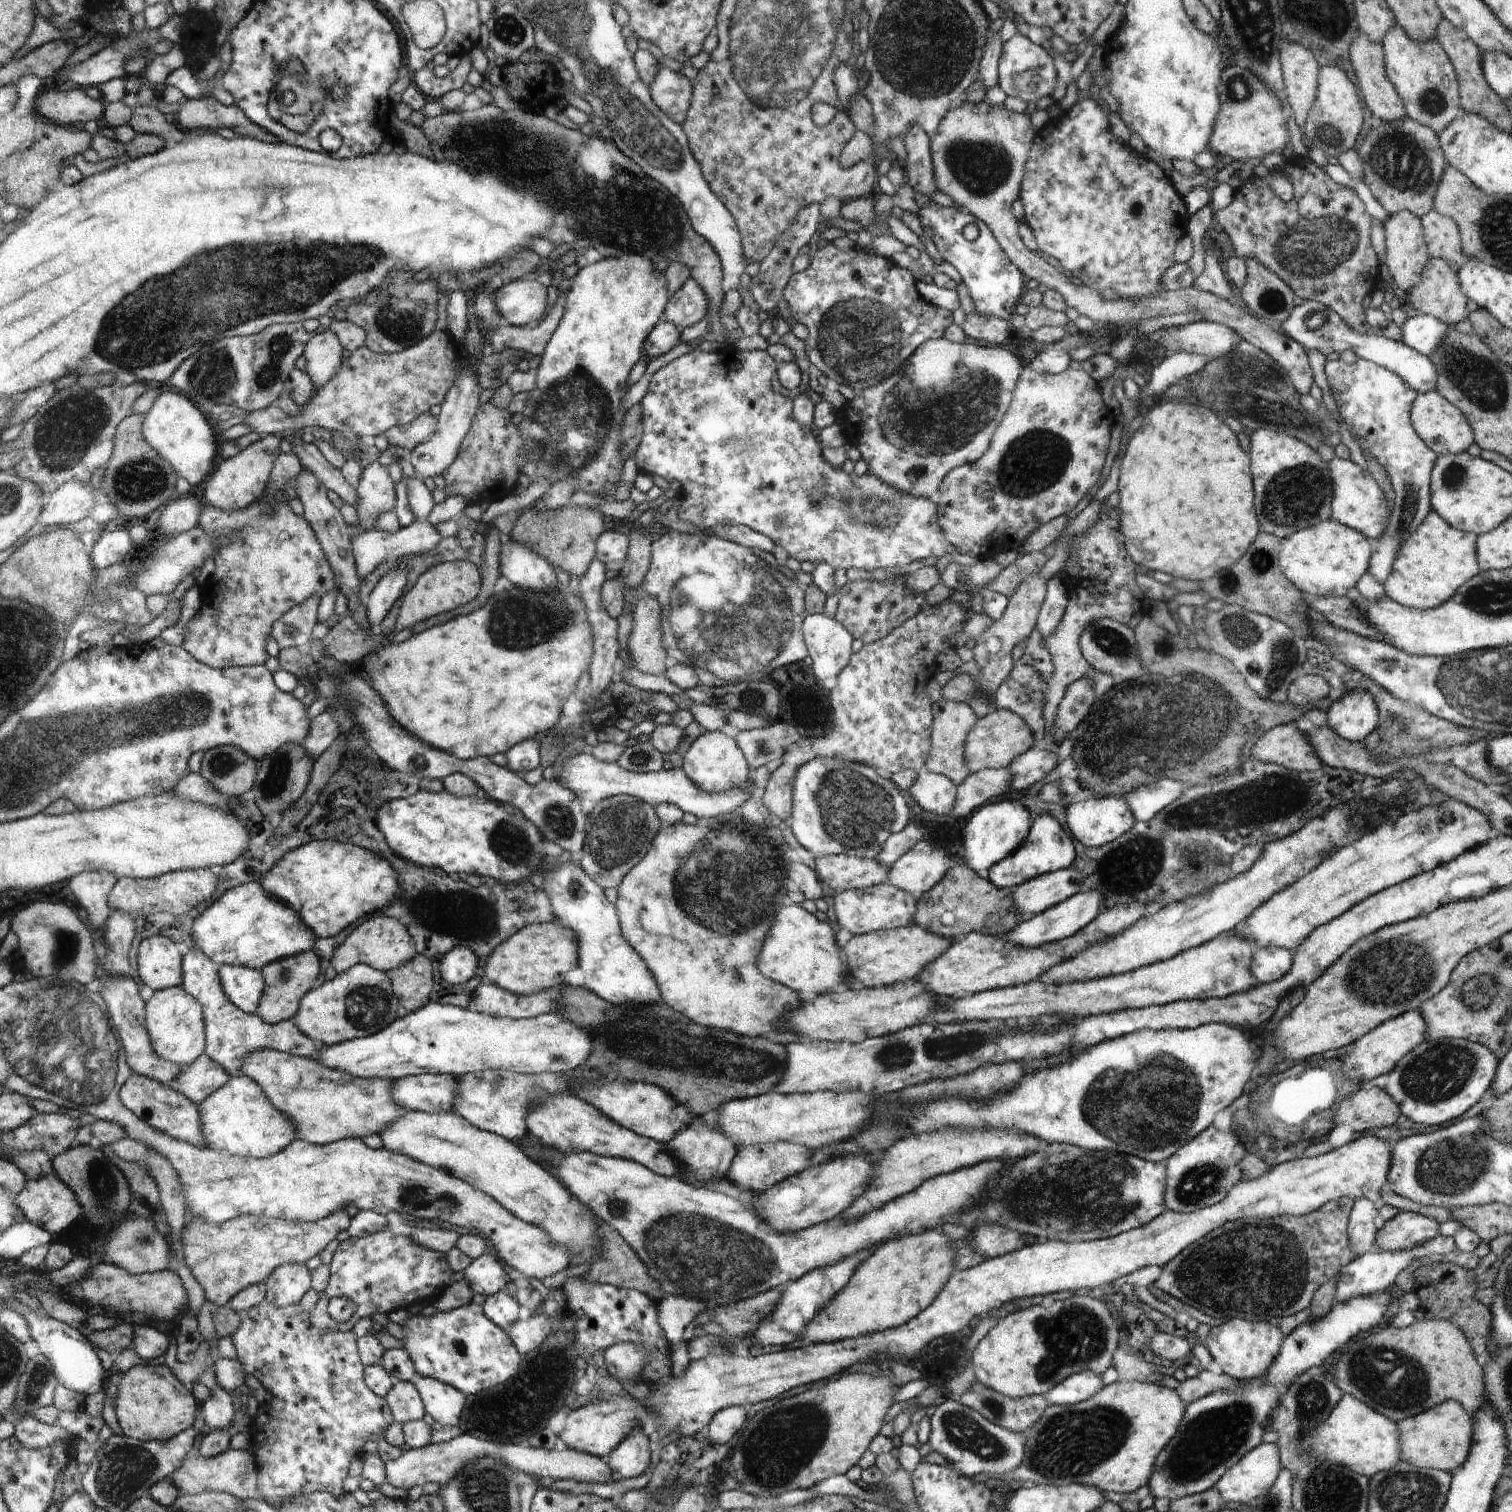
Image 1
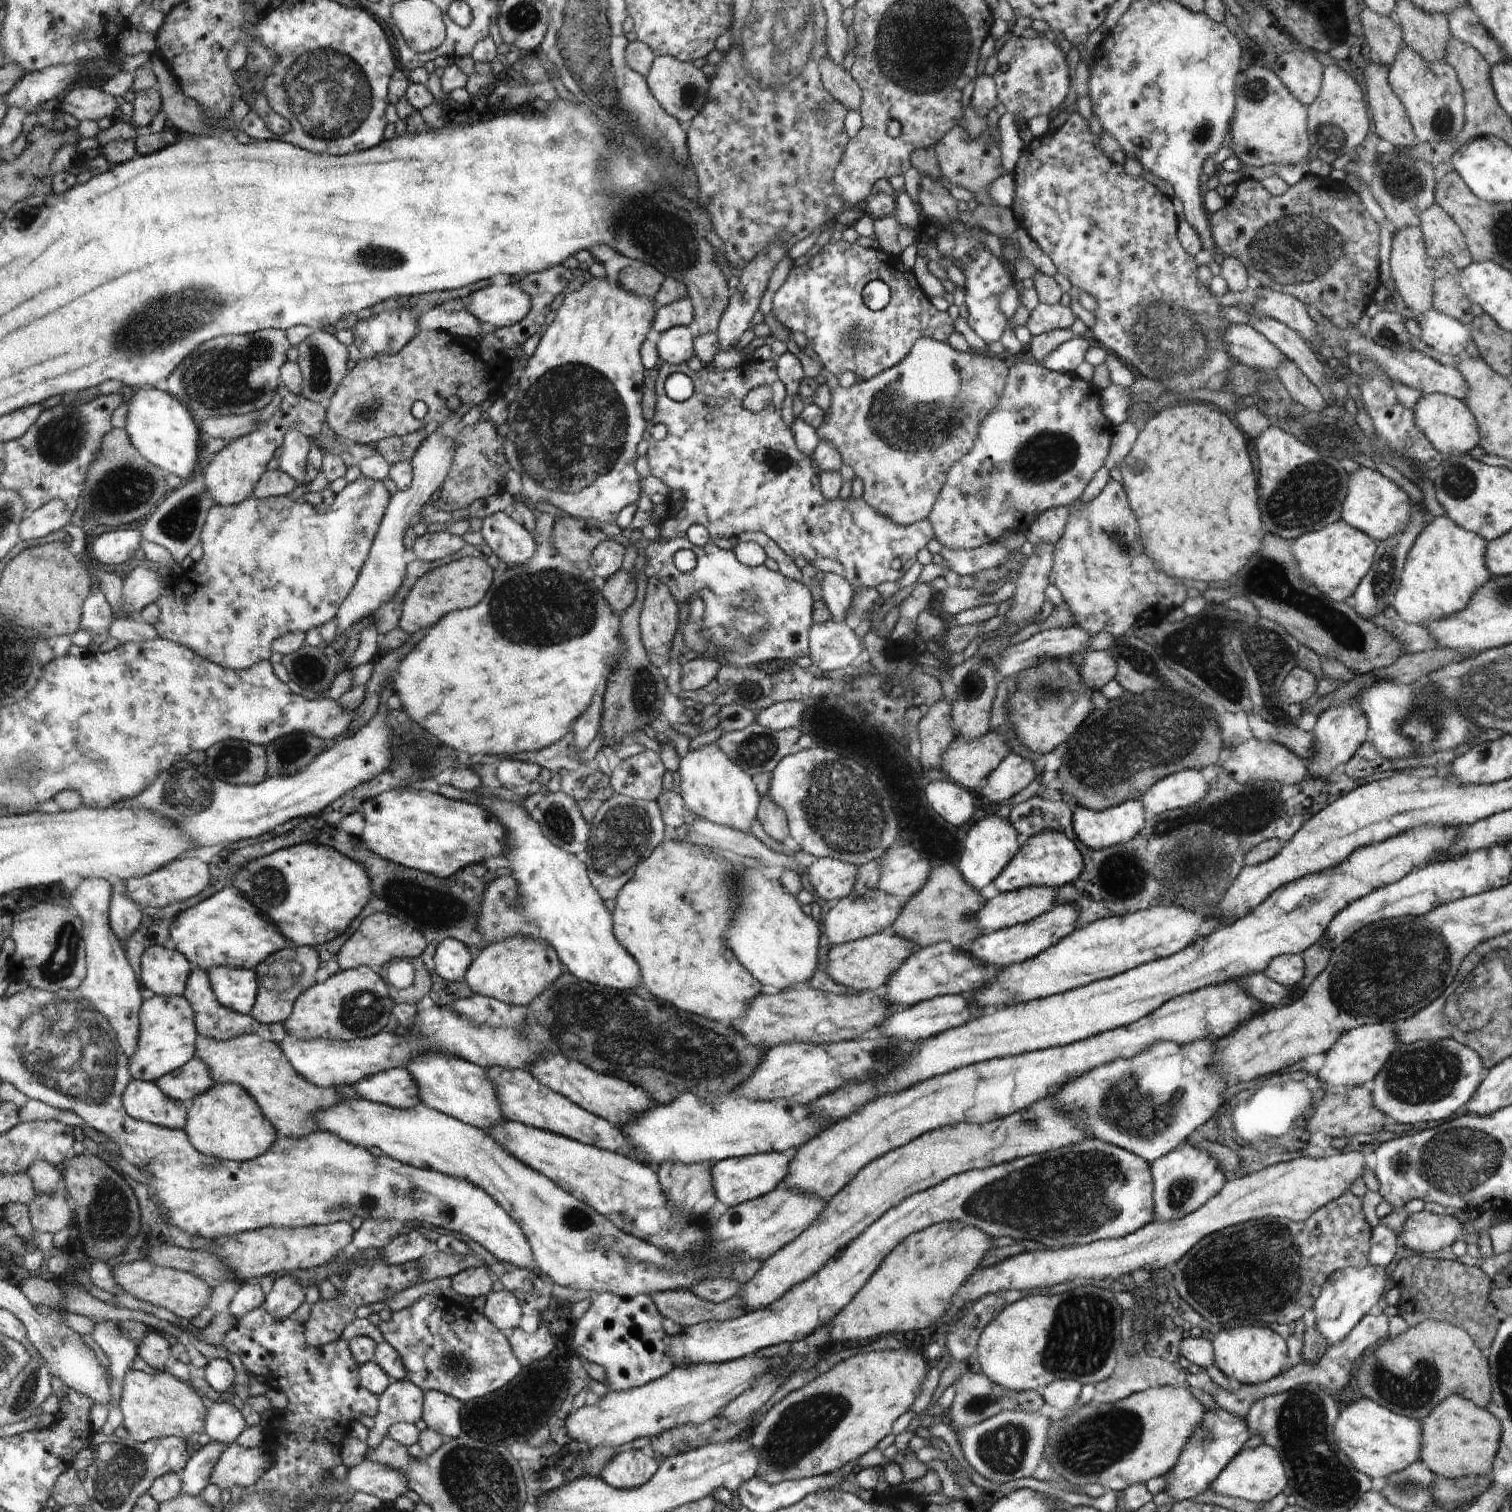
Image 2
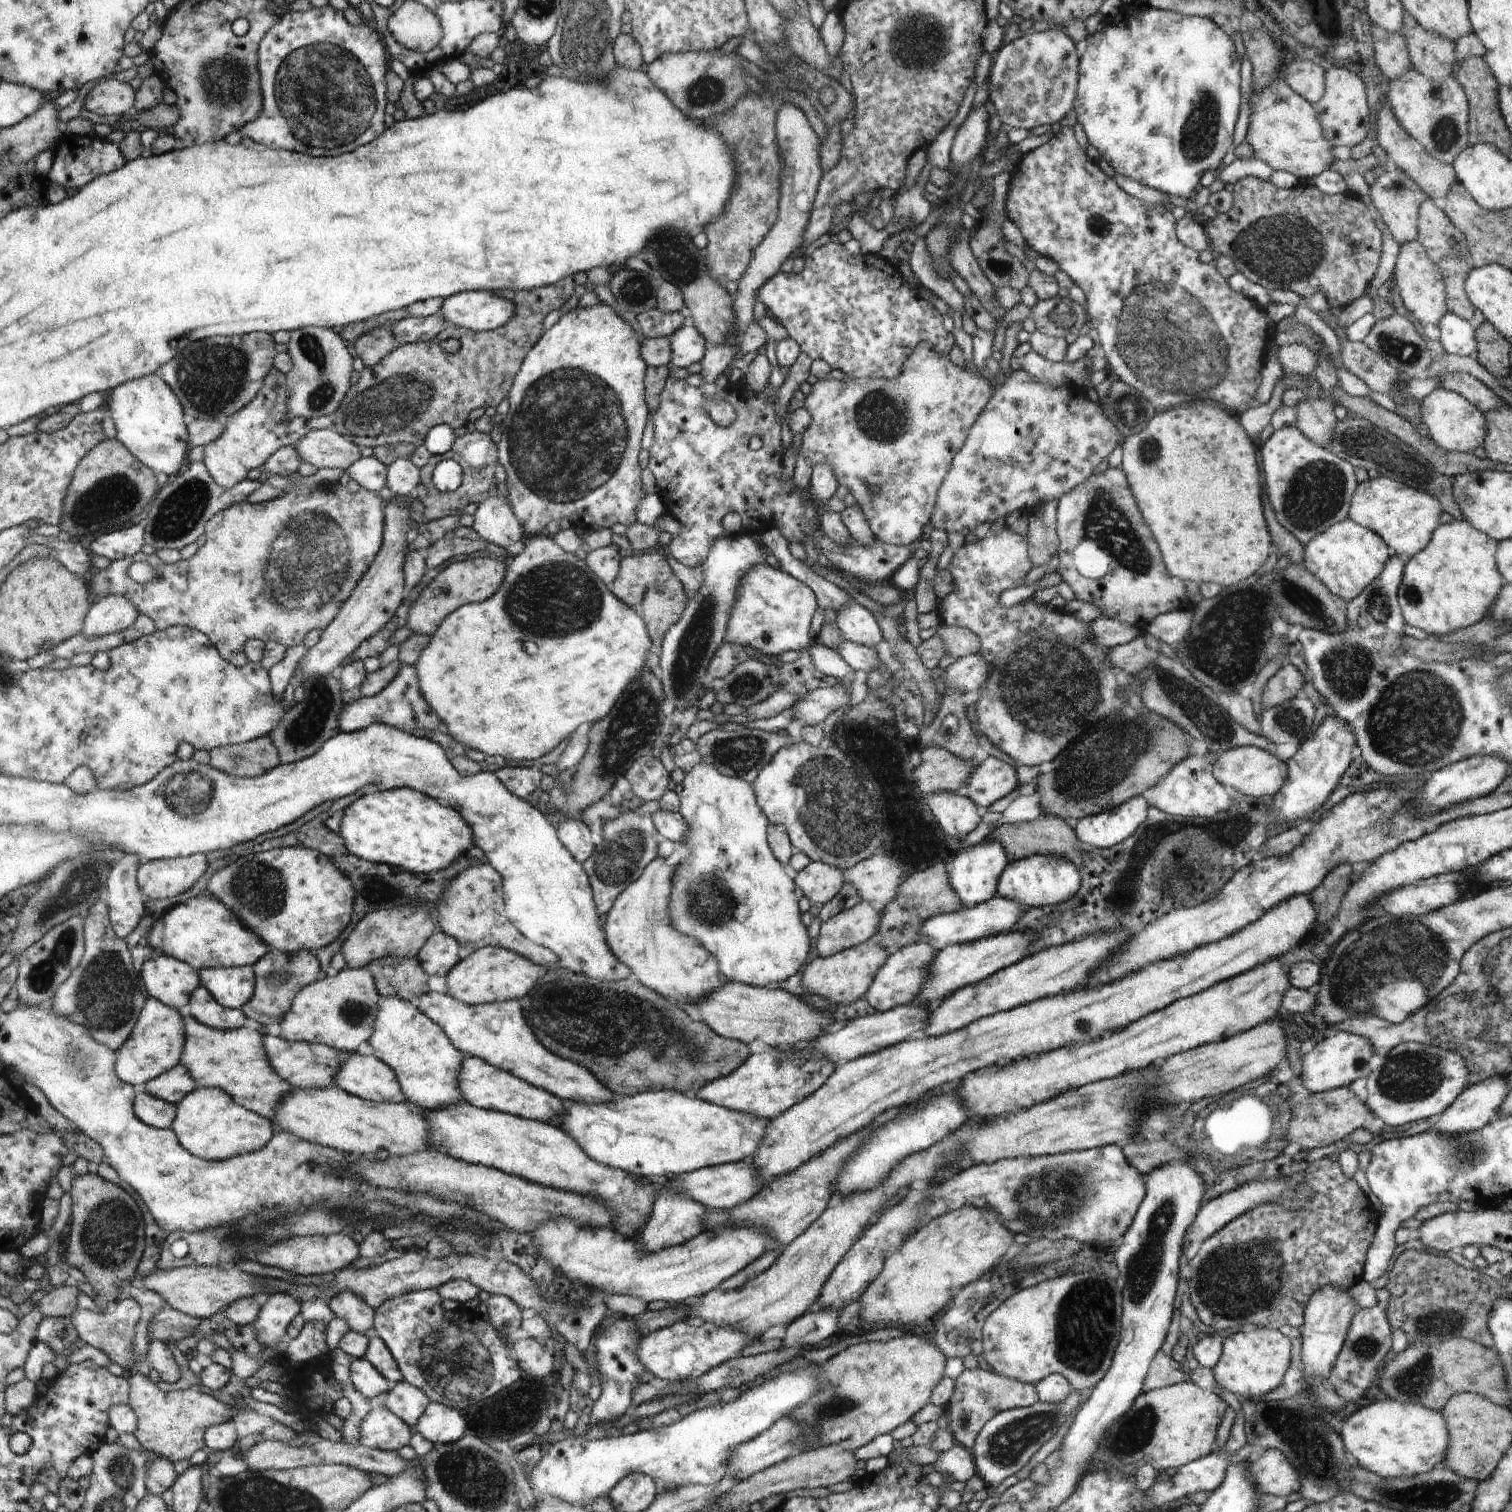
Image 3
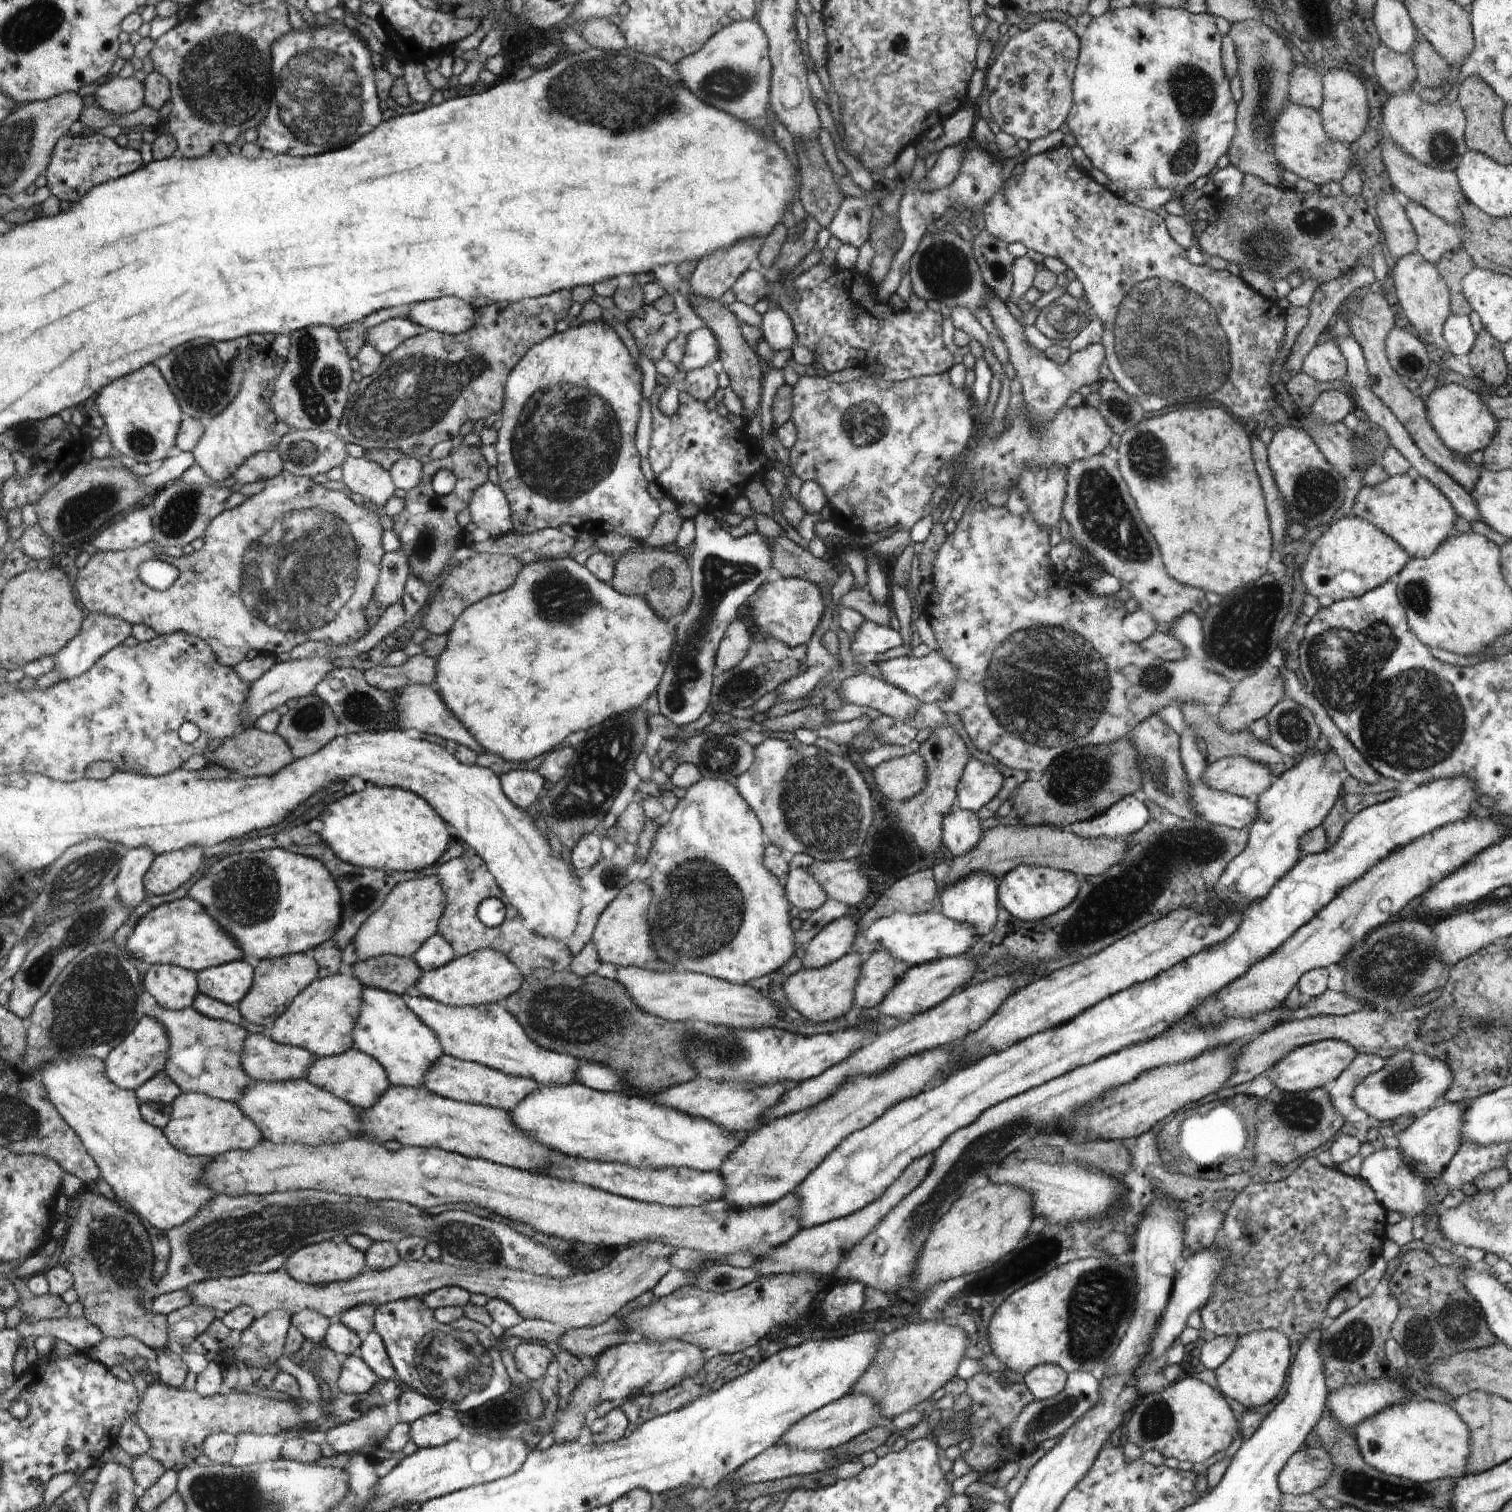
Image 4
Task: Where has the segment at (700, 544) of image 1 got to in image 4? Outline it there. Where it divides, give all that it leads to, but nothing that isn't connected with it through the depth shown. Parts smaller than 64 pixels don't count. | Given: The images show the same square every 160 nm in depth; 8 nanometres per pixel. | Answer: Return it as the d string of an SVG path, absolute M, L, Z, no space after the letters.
M782 577L767 583L765 587L760 587L749 605L752 620L759 630L759 635L764 638L772 637L789 647L806 644L808 638L816 630L824 612L820 588L812 581L796 577Z

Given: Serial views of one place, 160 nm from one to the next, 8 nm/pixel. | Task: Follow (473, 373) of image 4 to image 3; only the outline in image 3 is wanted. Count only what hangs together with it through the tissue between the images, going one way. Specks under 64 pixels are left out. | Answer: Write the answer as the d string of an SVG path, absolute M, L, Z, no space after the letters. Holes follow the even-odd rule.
M568 277L566 279L559 280L558 283L551 285L546 285L543 287L533 288L530 290L521 290L514 293L513 303L515 304L515 315L503 326L497 328L493 331L478 331L474 332L473 330L461 327L448 325L444 330L440 331L439 334L433 341L430 342L417 342L417 343L406 343L402 346L396 346L395 350L391 352L382 362L378 363L374 367L364 367L360 372L360 377L356 384L351 384L351 387L348 389L348 392L344 395L342 402L338 405L338 408L334 412L334 426L333 429L341 434L343 437L350 439L354 444L357 444L359 447L363 448L365 446L370 446L370 448L375 449L376 447L382 445L393 445L393 444L413 444L416 448L423 444L425 436L428 434L428 431L434 426L439 424L447 424L450 428L458 428L462 425L469 425L468 423L468 414L472 412L475 408L488 408L489 406L498 406L506 396L508 396L510 387L512 386L514 377L518 374L520 370L520 365L524 360L528 351L540 340L540 334L542 334L542 320L546 318L548 312L560 308L570 296L574 294L574 279ZM448 338L456 338L460 342L460 348L456 353L444 353L440 347L440 342L442 340L448 340Z

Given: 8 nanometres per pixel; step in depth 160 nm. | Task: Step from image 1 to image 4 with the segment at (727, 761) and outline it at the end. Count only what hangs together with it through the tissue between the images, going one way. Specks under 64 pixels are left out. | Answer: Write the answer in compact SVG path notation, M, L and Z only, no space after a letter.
M705 777L687 788L678 806L667 815L647 858L653 865L648 878L653 897L647 919L657 955L671 968L746 985L778 971L794 956L790 901L779 878L762 860L762 829L759 817L735 784Z

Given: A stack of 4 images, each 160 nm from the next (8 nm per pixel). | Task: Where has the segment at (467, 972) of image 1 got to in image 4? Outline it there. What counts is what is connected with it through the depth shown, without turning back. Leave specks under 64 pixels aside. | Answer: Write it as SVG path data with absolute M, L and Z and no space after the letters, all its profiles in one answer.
M436 932L412 958L423 972L431 971L450 963L454 959L454 949L440 933Z

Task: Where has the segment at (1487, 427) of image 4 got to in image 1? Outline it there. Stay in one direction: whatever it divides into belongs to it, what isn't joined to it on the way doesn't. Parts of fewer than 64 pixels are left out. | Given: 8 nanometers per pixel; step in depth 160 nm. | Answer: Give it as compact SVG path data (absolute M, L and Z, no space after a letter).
M1426 391L1418 393L1414 399L1410 418L1416 434L1428 445L1437 455L1458 454L1467 450L1475 442L1473 439L1473 430L1467 418L1450 404L1439 392Z

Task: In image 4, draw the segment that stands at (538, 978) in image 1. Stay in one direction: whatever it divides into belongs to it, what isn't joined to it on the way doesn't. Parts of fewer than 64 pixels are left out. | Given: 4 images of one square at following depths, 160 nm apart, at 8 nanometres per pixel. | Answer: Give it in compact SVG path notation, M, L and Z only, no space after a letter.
M480 949L452 959L447 965L423 972L412 993L440 1001L453 1007L480 1006L502 1003L522 987L524 976L520 969L501 952Z

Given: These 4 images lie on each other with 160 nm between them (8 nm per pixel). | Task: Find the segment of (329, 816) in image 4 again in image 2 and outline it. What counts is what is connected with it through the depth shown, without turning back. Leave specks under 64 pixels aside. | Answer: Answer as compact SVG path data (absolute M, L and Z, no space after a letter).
M404 787L383 792L376 798L364 802L361 813L364 817L364 828L360 838L369 849L386 860L444 879L458 874L460 868L466 869L466 866L485 862L488 858L505 856L511 848L507 828L486 807L480 803L471 804L451 799L426 789L415 791L410 787Z

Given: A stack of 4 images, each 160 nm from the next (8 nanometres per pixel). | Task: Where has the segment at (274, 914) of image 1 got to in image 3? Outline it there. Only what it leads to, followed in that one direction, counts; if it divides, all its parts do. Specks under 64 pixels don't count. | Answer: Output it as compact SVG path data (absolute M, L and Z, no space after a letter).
M209 893L173 908L166 918L156 923L151 943L159 953L164 952L191 964L197 971L216 967L252 966L271 950L271 946L245 926L223 901Z

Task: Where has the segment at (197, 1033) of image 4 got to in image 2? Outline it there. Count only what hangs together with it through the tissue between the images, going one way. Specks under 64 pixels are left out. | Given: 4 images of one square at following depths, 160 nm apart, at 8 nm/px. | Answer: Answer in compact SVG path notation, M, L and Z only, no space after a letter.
M243 1034L227 1041L199 1035L198 1056L212 1069L217 1083L234 1083L247 1089L262 1109L264 1116L275 1125L279 1135L300 1138L321 1130L316 1116L343 1101L353 1101L359 1092L354 1085L321 1087L300 1076L284 1056L279 1044L258 1035Z

